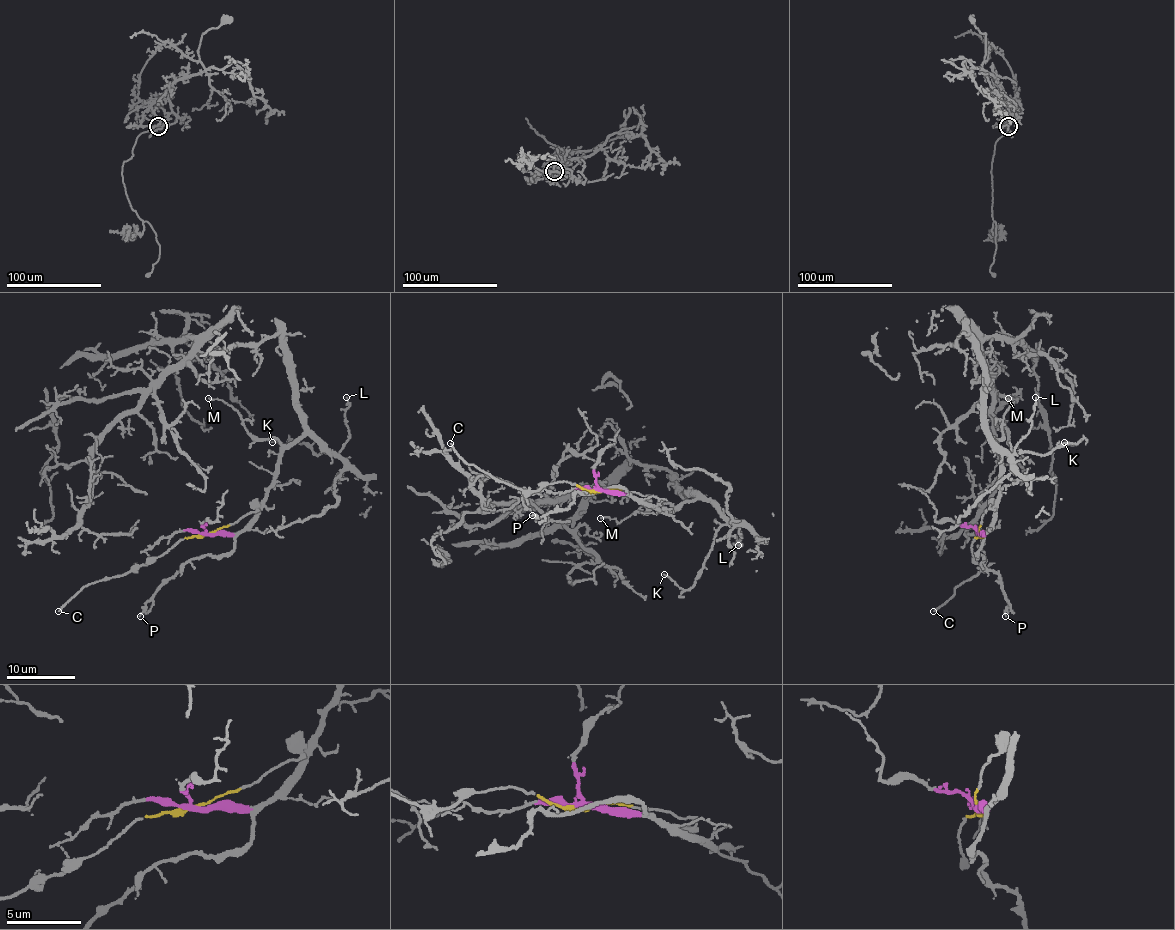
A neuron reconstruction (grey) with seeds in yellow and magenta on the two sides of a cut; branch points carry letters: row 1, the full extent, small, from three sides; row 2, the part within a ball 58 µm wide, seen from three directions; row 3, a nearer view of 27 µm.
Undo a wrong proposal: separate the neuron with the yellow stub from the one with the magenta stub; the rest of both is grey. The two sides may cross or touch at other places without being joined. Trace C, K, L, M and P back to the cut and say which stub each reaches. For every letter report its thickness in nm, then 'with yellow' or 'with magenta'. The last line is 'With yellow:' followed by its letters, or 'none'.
C: calibre 140 nm; with yellow
K: calibre 110 nm; with magenta
L: calibre 100 nm; with magenta
M: calibre 130 nm; with magenta
P: calibre 150 nm; with magenta
With yellow: C

